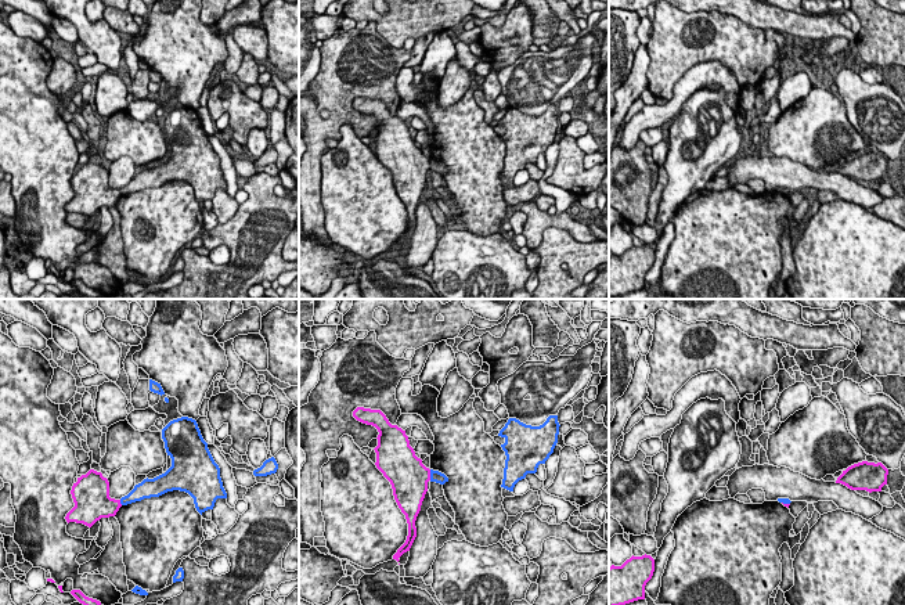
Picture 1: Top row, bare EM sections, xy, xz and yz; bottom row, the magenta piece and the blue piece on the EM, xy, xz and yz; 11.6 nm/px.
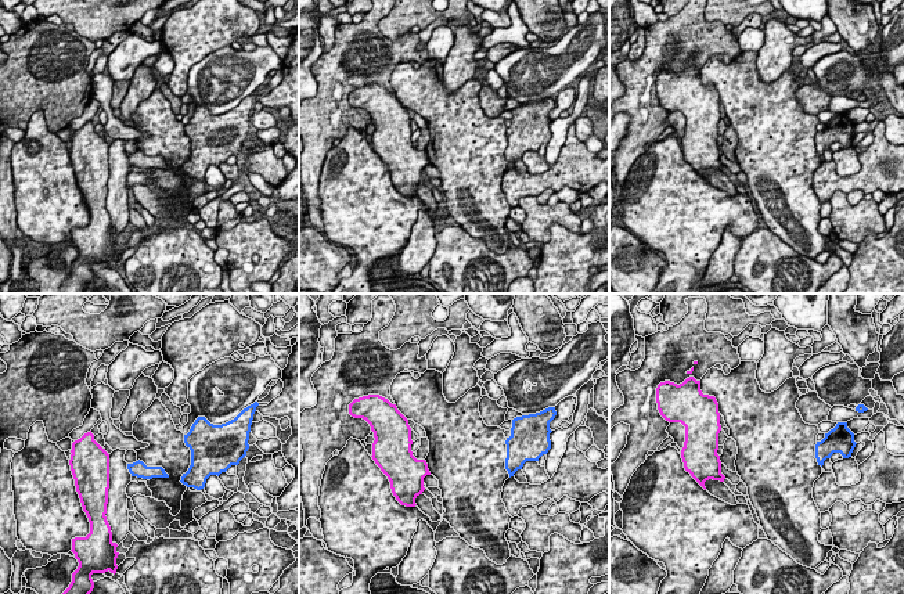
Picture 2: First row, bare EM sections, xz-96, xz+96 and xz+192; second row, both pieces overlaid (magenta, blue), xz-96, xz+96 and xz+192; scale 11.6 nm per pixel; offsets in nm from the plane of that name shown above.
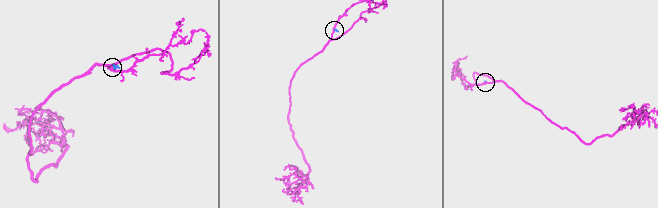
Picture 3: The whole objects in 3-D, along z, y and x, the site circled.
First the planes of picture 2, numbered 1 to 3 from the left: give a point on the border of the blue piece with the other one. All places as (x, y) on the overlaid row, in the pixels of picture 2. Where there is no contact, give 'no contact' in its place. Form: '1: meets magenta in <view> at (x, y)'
1: no contact
2: no contact
3: no contact

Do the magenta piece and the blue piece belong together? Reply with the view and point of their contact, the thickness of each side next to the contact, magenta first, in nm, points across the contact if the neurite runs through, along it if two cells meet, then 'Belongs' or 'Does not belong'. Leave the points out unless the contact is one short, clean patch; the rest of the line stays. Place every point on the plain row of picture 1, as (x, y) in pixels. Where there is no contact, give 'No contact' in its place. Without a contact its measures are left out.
Touches magenta at xz (429, 165). Thickness 460 nm (magenta) against 130 nm. Boundary: xz (429, 159), (431, 169). Does not belong

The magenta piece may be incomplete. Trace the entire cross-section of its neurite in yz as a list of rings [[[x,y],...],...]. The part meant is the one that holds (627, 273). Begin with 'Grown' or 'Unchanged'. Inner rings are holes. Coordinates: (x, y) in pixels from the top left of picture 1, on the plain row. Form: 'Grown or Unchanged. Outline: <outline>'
Unchanged. Outline: [[[650,245],[631,246],[621,256],[609,258],[609,299],[645,289],[645,276],[655,262]]]

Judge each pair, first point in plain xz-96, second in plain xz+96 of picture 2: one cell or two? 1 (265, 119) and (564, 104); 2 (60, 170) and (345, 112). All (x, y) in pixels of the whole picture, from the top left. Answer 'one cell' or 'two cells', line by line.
1: two cells
2: two cells

